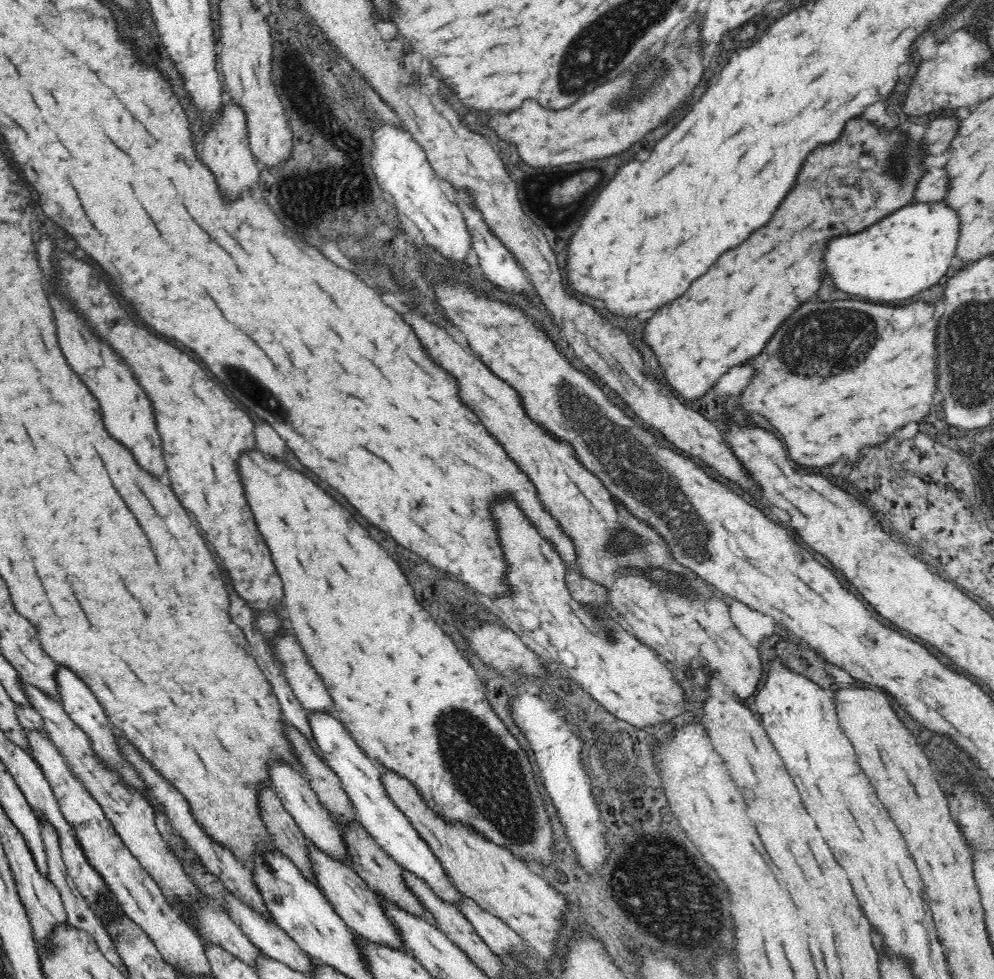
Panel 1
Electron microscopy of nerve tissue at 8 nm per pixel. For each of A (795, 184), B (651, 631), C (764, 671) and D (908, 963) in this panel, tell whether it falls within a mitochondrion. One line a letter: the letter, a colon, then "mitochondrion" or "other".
A: other
B: other
C: other
D: other

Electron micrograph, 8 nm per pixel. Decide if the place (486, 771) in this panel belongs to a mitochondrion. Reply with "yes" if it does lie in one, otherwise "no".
yes

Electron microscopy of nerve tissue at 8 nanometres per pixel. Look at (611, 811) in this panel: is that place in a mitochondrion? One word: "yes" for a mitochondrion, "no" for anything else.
no

